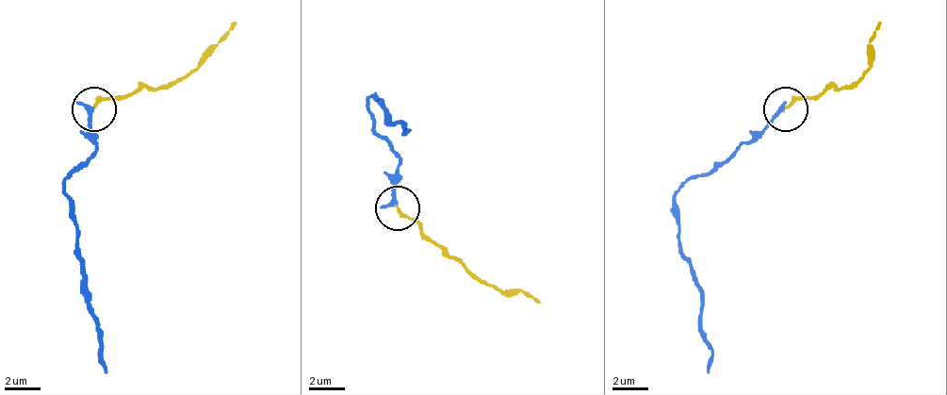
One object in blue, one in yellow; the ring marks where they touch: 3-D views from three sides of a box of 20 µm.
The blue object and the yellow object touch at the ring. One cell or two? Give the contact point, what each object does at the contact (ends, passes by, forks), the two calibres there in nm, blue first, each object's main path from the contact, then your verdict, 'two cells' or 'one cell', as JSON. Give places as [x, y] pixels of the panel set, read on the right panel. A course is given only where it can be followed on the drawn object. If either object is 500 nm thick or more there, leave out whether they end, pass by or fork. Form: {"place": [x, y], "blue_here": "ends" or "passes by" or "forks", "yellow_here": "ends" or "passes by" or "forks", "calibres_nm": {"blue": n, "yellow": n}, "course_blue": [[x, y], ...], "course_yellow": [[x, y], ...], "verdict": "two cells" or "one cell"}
{"place": [786, 108], "blue_here": "ends", "yellow_here": "ends", "calibres_nm": {"blue": 280, "yellow": 180}, "course_blue": [[782, 107], [733, 152], [684, 183], [676, 196], [680, 255], [702, 294], [707, 374]], "course_yellow": [[787, 107], [857, 81], [880, 24]], "verdict": "two cells"}

